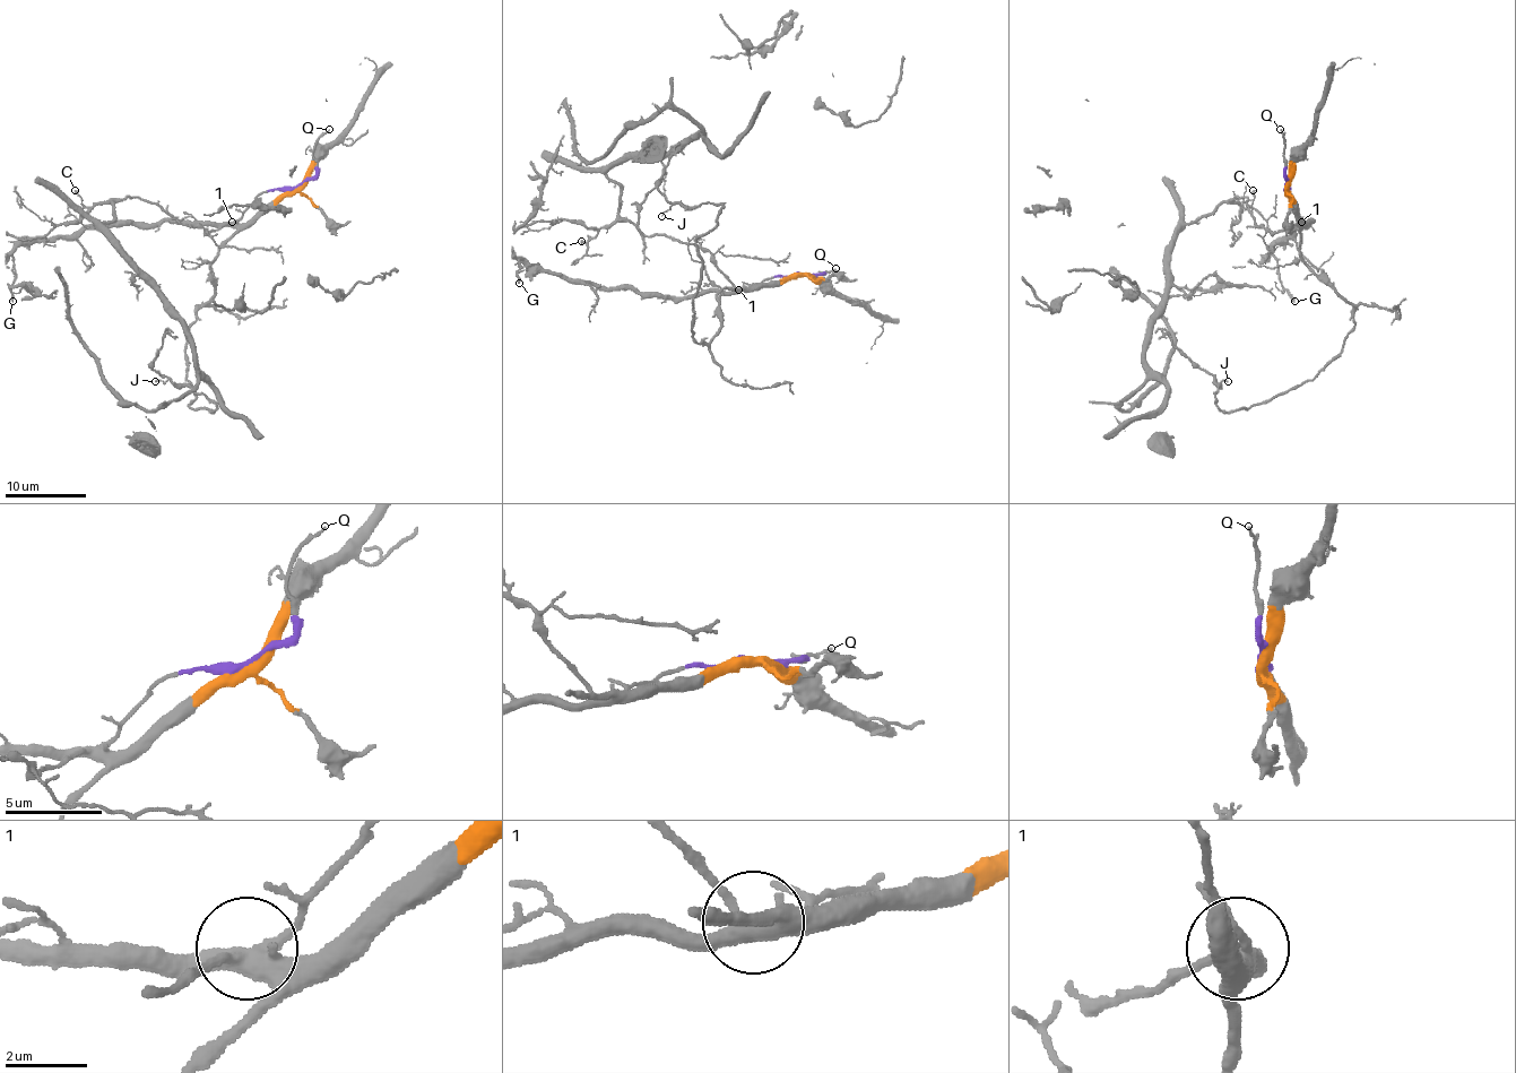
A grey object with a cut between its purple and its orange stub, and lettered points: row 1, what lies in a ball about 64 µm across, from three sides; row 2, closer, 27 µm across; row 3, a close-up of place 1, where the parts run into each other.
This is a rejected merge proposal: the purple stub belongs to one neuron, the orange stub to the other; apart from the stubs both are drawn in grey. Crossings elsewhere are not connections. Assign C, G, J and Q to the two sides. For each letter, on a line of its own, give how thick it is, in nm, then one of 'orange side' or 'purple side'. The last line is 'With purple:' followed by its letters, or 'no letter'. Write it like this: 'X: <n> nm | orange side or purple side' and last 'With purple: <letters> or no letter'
C: 180 nm | purple side
G: 240 nm | orange side
J: 110 nm | orange side
Q: 130 nm | purple side
With purple: C, Q

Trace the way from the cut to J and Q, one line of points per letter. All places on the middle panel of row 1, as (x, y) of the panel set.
J: (803, 275), (726, 287), (718, 295), (720, 330), (698, 343), (695, 241), (721, 208), (675, 204), (660, 216)
Q: (803, 275), (836, 269)

